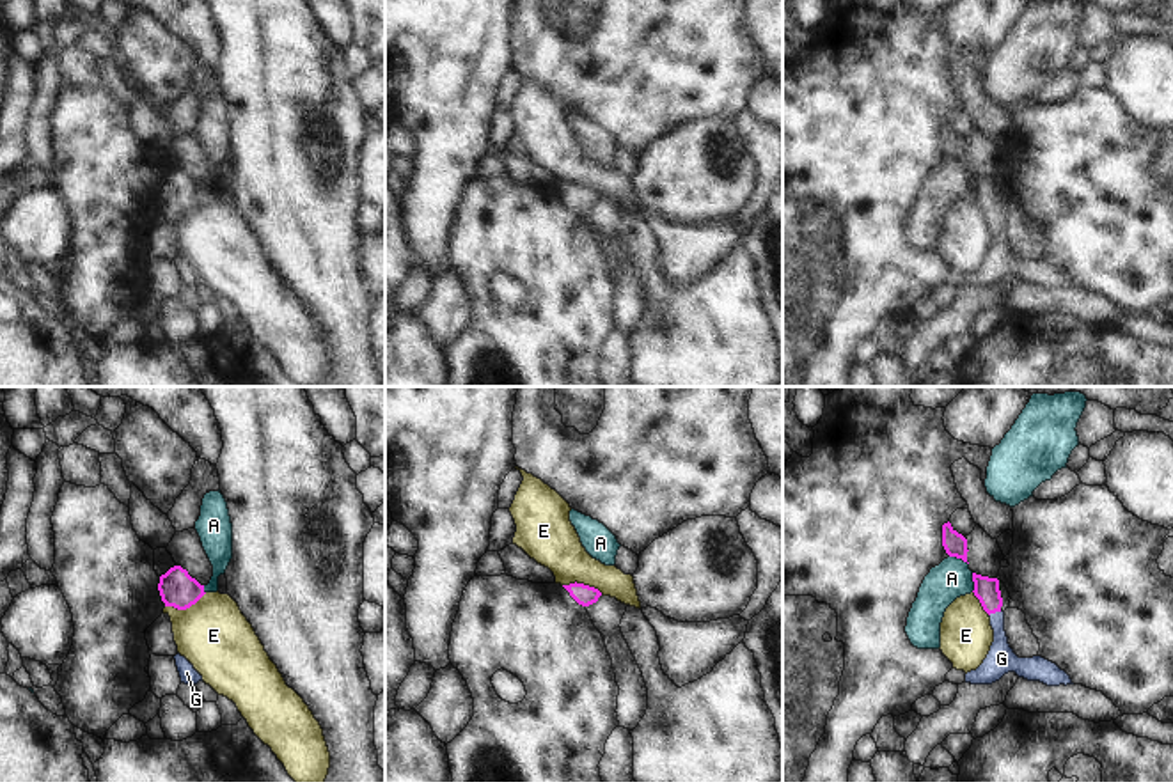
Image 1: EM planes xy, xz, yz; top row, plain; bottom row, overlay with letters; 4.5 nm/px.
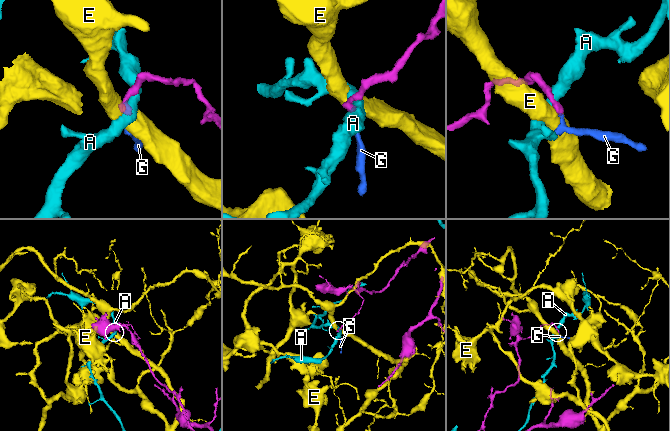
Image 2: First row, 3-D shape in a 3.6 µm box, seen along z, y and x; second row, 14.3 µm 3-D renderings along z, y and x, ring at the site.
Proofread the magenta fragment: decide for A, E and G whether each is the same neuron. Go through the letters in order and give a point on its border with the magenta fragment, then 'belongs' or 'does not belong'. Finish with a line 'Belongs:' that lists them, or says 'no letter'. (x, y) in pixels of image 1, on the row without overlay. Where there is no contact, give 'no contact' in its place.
A: yz (959, 160) | does not belong
E: xy (185, 211) | does not belong
G: yz (994, 215) | belongs
Belongs: G

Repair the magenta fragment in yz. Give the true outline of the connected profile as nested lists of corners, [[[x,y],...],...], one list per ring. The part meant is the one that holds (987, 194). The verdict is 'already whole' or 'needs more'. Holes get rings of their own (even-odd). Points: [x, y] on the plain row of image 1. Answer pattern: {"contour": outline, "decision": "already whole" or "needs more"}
{"contour": [[[972,176],[974,199],[980,202],[983,213],[990,220],[994,232],[994,245],[983,266],[965,277],[965,285],[971,287],[992,287],[1004,277],[1015,275],[1027,284],[1040,284],[1047,289],[1074,287],[1070,278],[1056,266],[1042,261],[1019,261],[1008,246],[1004,234],[1003,200],[999,193],[999,183]]], "decision": "needs more"}

